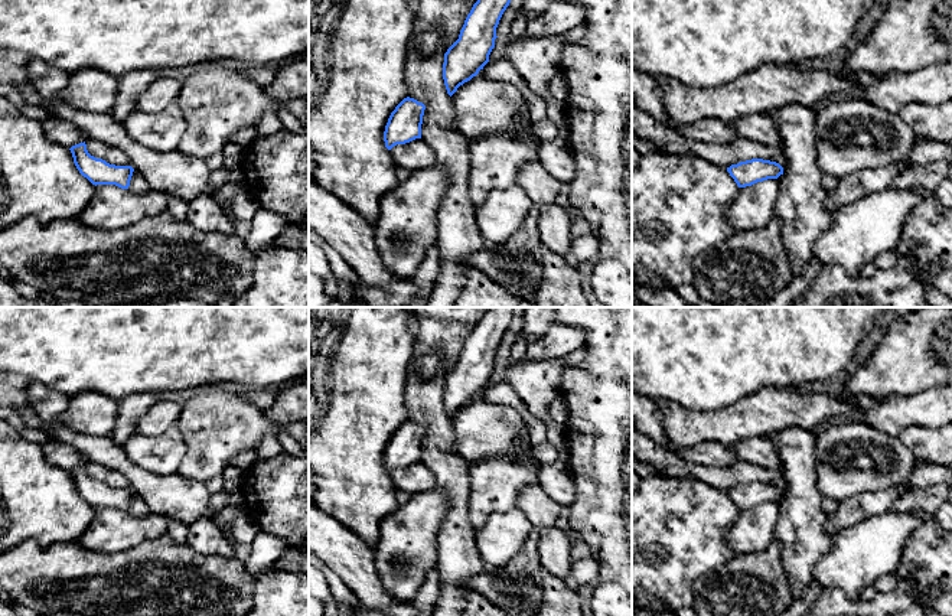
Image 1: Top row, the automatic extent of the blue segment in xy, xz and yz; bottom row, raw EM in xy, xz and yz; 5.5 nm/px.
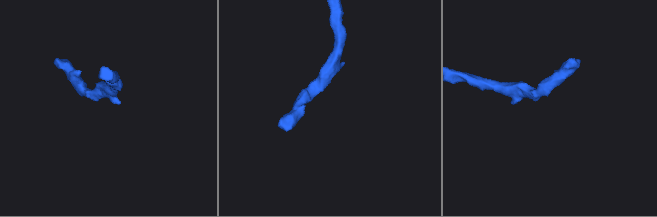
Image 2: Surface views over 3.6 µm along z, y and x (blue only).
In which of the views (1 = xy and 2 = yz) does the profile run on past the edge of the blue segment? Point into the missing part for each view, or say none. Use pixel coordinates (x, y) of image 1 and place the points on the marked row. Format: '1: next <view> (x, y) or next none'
1: next none
2: next none

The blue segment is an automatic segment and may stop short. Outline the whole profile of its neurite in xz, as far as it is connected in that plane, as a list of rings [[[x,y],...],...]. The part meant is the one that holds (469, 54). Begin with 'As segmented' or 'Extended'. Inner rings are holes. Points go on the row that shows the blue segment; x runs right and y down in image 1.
As segmented. [[[477,0],[473,4],[459,39],[444,53],[443,79],[450,97],[489,62],[498,38],[496,27],[509,3],[511,0]]]

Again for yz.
As segmented. [[[752,159],[731,164],[727,172],[739,188],[746,188],[767,179],[777,179],[783,175],[783,167],[776,162]]]

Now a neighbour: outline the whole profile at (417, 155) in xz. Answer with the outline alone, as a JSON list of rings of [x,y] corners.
[[[423,138],[394,146],[391,156],[397,166],[410,172],[418,172],[437,164],[434,150]]]

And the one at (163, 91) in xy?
[[[160,76],[153,81],[138,97],[137,110],[147,114],[157,114],[176,102],[183,82]]]

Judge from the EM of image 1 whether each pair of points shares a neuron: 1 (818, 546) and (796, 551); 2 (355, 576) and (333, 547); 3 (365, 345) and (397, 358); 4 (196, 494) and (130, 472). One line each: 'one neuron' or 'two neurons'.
1: one neuron
2: one neuron
3: one neuron
4: one neuron

